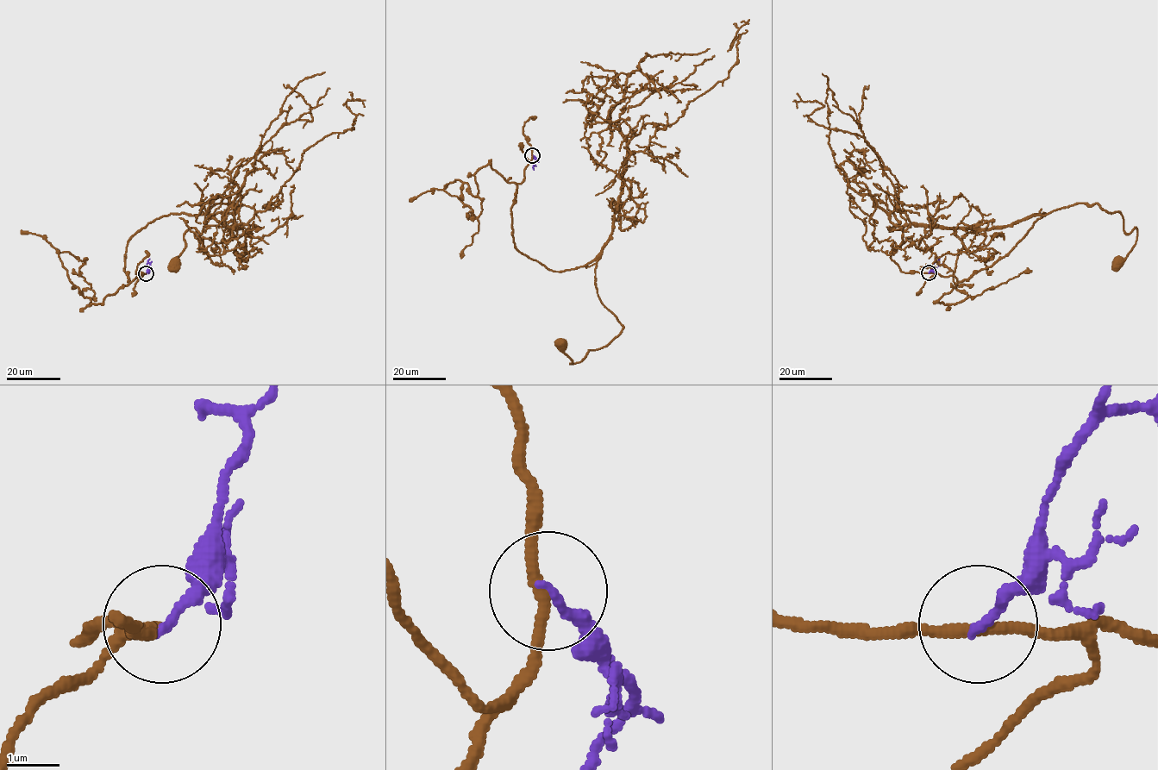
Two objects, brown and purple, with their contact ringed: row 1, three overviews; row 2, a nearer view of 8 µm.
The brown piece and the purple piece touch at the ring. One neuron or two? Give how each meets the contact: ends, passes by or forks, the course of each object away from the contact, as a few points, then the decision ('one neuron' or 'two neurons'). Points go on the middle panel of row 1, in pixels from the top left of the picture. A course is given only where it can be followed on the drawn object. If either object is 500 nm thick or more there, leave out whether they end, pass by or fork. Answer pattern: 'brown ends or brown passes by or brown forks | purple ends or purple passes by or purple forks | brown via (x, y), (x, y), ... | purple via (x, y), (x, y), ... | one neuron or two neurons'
brown passes by | purple ends | brown via (532, 155), (511, 208), (515, 247), (555, 272), (596, 259), (597, 295), (623, 328), (573, 364), (561, 346) | purple via (532, 155), (537, 160), (534, 170) | two neurons

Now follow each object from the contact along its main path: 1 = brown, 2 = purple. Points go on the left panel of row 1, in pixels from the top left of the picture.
1: (146, 273), (129, 283), (124, 271), (128, 241), (148, 223), (234, 203), (201, 234), (187, 231), (175, 266)
2: (146, 273), (150, 264), (147, 263)

